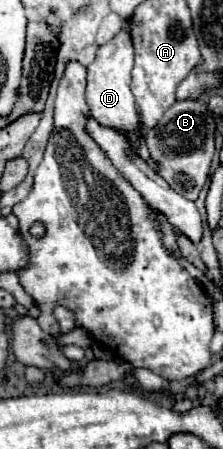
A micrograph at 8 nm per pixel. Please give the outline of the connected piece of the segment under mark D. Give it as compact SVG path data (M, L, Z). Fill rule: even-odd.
M121 31L109 43L97 49L95 61L87 67L87 105L91 117L99 125L113 125L113 129L121 129L121 133L129 133L129 149L137 153L141 139L141 117L131 93L131 71L133 71L131 35Z

